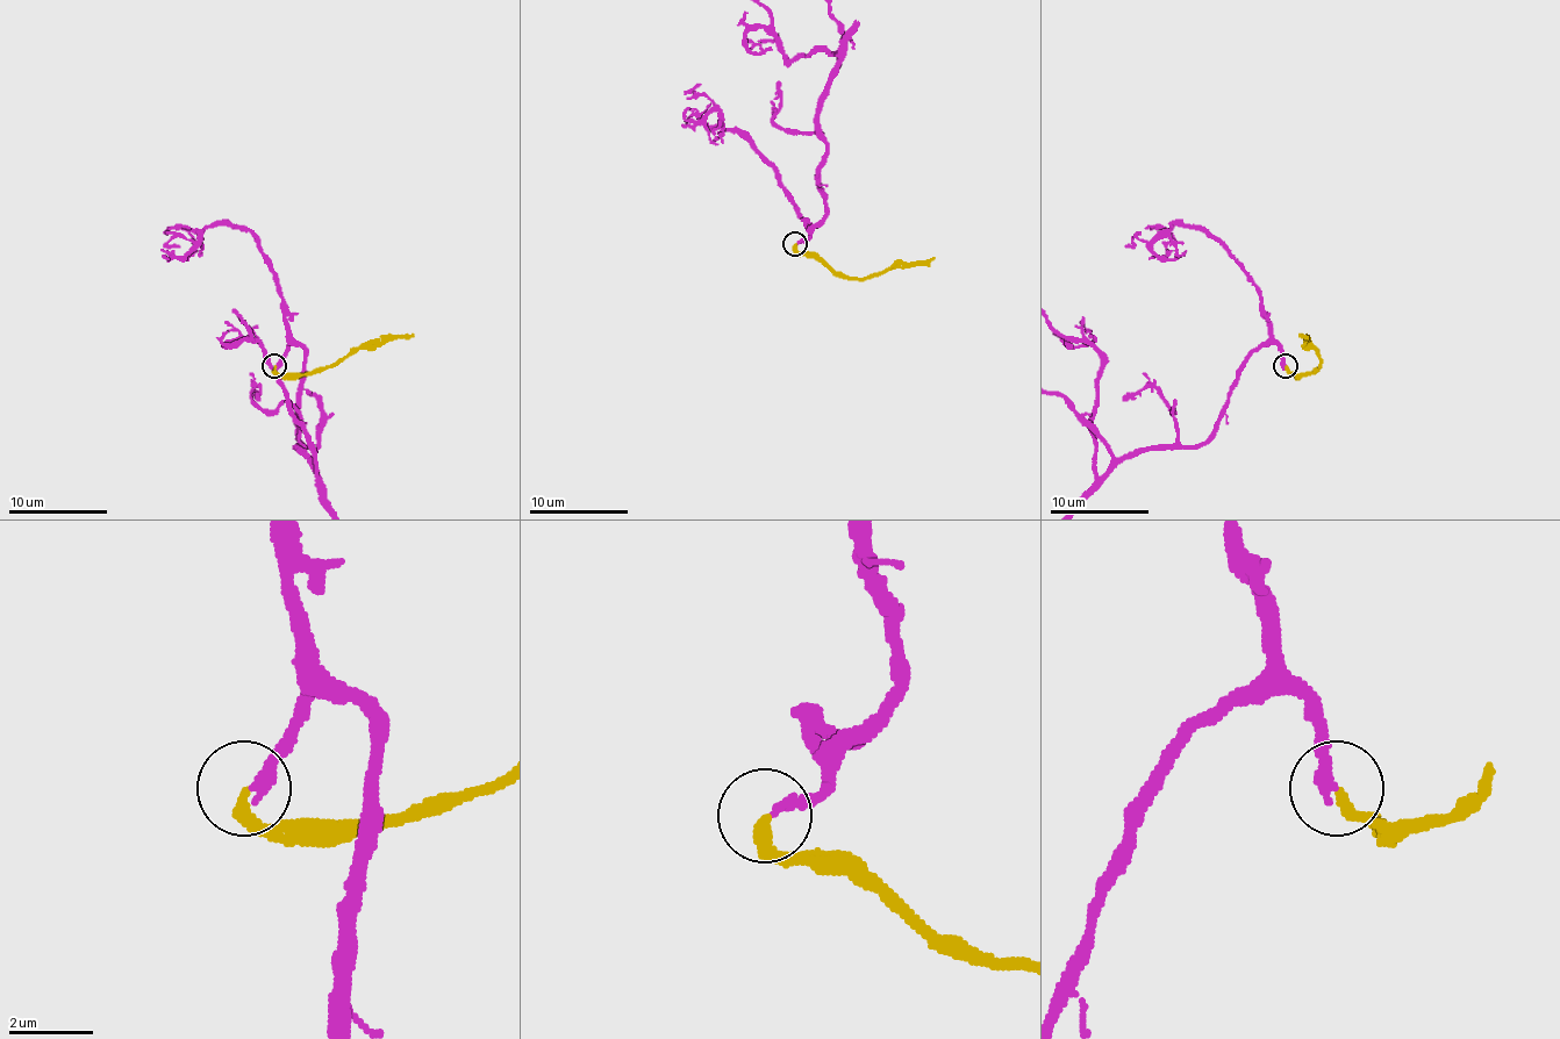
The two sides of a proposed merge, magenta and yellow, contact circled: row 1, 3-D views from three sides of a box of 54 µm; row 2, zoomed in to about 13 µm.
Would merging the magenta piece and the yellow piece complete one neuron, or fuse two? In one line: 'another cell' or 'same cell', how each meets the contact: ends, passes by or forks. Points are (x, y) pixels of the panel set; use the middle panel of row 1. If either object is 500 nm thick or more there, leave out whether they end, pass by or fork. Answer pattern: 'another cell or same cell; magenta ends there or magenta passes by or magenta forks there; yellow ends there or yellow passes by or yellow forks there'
another cell; magenta ends there; yellow ends there

